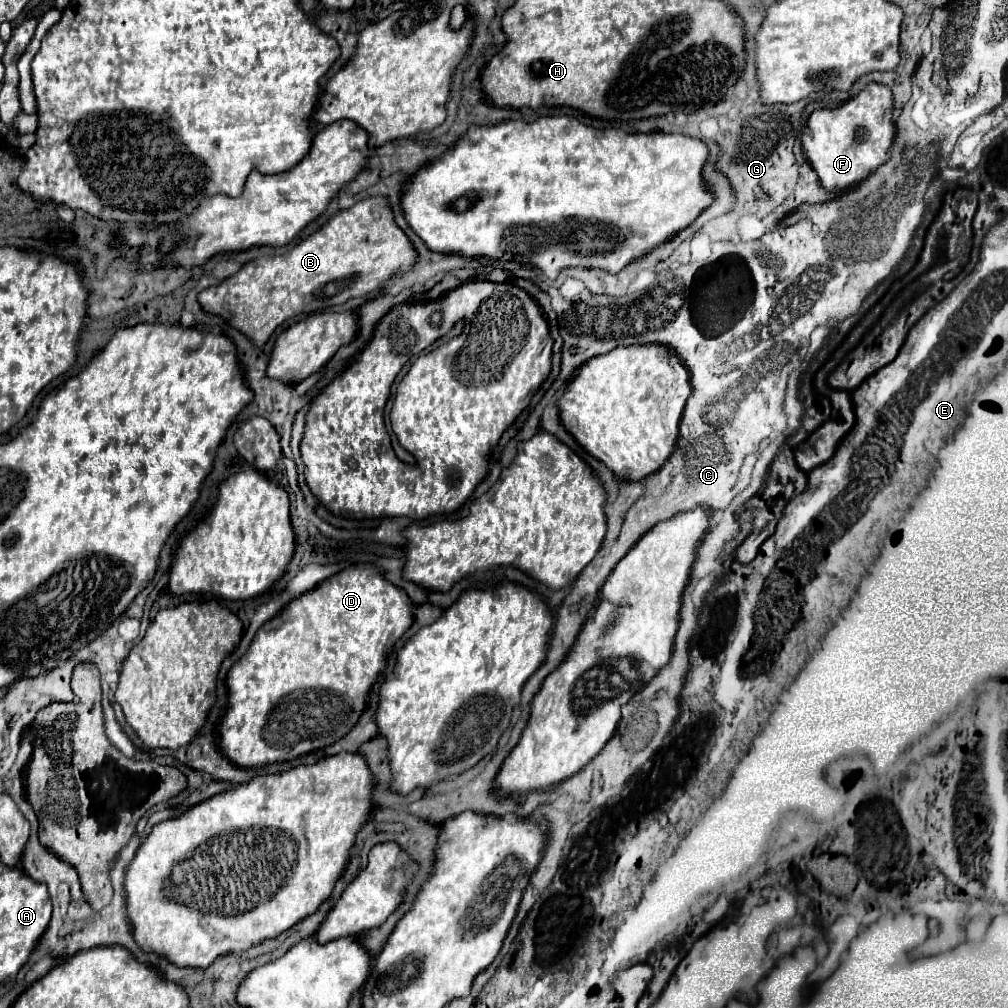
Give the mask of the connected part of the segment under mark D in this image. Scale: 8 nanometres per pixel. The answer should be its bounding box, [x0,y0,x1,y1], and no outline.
[218,563,414,767]

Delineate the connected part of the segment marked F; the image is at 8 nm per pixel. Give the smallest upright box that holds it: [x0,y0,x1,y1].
[802,83,896,193]

